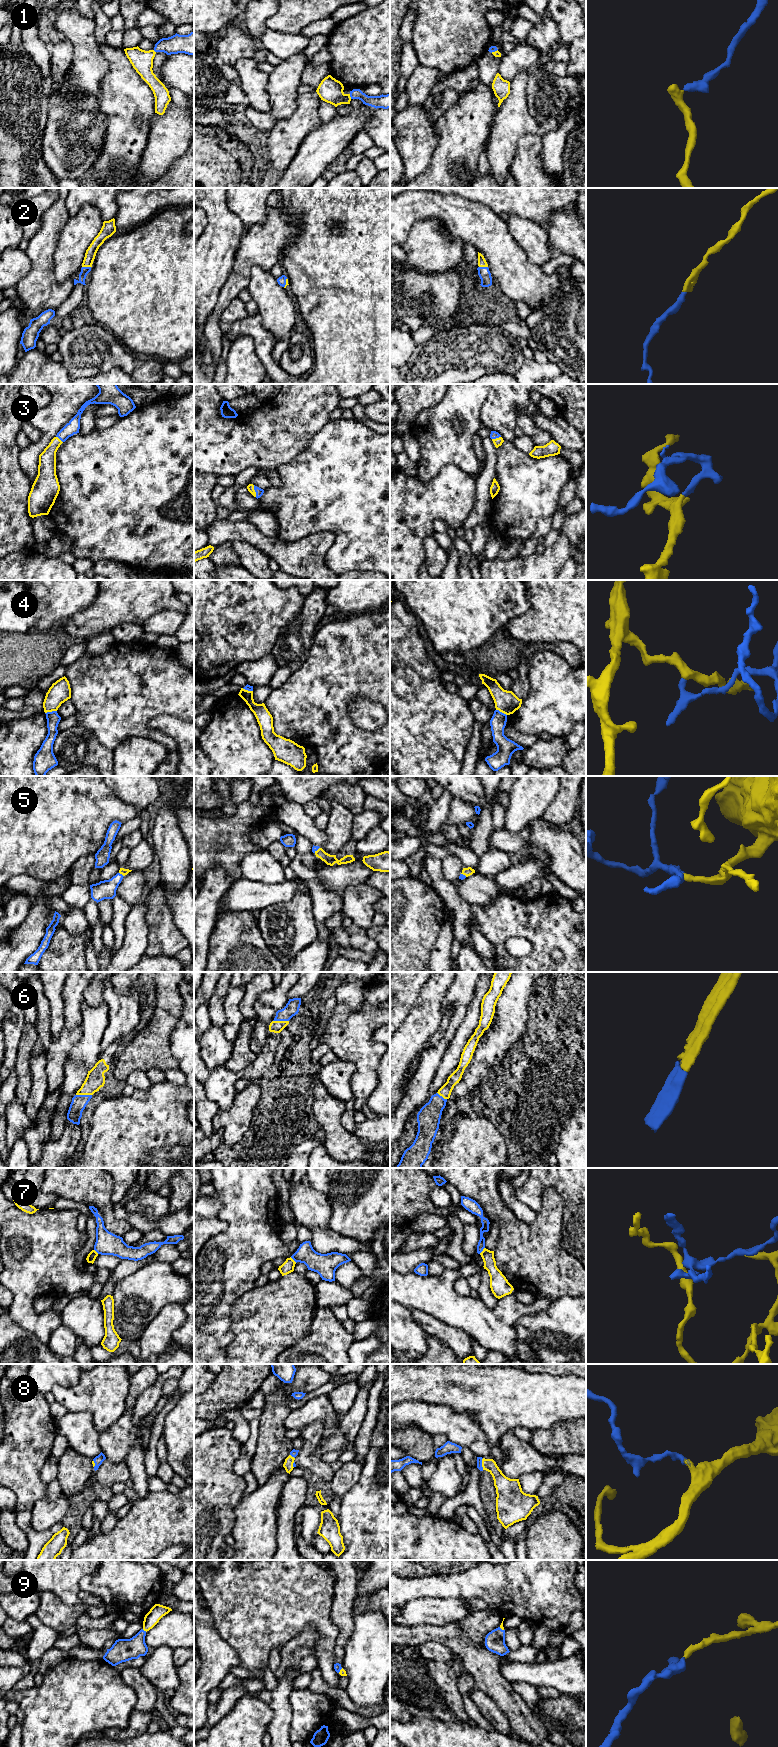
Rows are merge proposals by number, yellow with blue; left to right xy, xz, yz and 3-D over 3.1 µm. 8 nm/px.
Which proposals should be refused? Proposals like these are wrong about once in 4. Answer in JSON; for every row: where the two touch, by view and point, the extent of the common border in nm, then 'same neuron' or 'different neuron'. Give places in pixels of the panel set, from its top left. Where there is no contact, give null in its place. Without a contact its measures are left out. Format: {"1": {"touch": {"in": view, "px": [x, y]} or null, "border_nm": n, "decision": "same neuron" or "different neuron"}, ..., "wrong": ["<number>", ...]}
{"1": {"touch": {"in": "xz", "px": [349, 96]}, "border_nm": 40, "decision": "same neuron"}, "2": {"touch": {"in": "xy", "px": [86, 266]}, "border_nm": 70, "decision": "same neuron"}, "3": {"touch": {"in": "xz", "px": [254, 491]}, "border_nm": 100, "decision": "same neuron"}, "4": {"touch": {"in": "xy", "px": [50, 711]}, "border_nm": 100, "decision": "different neuron"}, "5": {"touch": {"in": "xy", "px": [121, 873]}, "border_nm": 50, "decision": "same neuron"}, "6": {"touch": {"in": "xy", "px": [84, 1094]}, "border_nm": 130, "decision": "same neuron"}, "7": {"touch": {"in": "yz", "px": [483, 1250]}, "border_nm": 70, "decision": "different neuron"}, "8": {"touch": {"in": "yz", "px": [482, 1464]}, "border_nm": 100, "decision": "same neuron"}, "9": {"touch": {"in": "xy", "px": [144, 1630]}, "border_nm": 40, "decision": "same neuron"}, "wrong": ["4", "7"]}

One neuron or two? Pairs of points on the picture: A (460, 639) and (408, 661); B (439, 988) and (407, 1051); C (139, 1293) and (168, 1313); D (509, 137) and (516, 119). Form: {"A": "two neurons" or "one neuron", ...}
{"A": "two neurons", "B": "one neuron", "C": "two neurons", "D": "one neuron"}

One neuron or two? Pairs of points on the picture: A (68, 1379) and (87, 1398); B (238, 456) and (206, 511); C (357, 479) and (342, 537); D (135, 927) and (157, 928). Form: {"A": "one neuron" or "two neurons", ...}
{"A": "two neurons", "B": "two neurons", "C": "one neuron", "D": "two neurons"}

